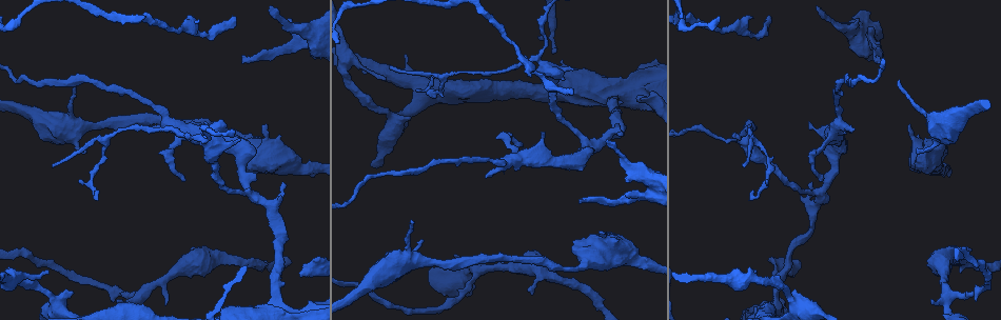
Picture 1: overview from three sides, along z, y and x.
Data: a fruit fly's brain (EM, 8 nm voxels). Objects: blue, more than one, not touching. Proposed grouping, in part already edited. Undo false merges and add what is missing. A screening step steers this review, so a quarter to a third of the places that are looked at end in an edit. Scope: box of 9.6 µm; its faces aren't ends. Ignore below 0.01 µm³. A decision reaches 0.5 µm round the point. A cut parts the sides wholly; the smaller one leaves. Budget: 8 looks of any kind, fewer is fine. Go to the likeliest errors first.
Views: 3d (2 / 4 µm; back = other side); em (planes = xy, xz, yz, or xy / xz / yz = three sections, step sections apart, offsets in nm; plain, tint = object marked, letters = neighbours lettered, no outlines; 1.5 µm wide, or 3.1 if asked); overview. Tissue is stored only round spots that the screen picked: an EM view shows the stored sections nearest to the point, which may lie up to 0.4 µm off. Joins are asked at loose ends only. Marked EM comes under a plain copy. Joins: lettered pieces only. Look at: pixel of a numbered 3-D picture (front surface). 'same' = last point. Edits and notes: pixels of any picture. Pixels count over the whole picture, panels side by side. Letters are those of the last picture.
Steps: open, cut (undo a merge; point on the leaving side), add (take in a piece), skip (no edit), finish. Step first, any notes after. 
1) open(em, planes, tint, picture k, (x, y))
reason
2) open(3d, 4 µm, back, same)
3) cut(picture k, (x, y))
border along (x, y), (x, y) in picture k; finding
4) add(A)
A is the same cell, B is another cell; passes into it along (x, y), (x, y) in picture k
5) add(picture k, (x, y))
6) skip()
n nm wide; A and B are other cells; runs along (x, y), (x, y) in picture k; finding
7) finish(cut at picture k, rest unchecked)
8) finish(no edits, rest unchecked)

open(em, planes, letters, picture 1, (771, 21))
branch stops here

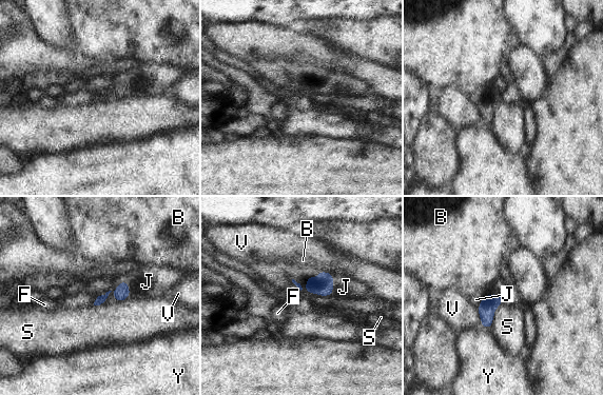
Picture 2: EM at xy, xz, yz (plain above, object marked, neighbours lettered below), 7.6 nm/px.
add(J)
100 nm wide; J touches over 220 nm; J is the same cell, B, F, S, V and Y are other cells; the neuron continues

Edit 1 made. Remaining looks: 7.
open(overview)
redraw

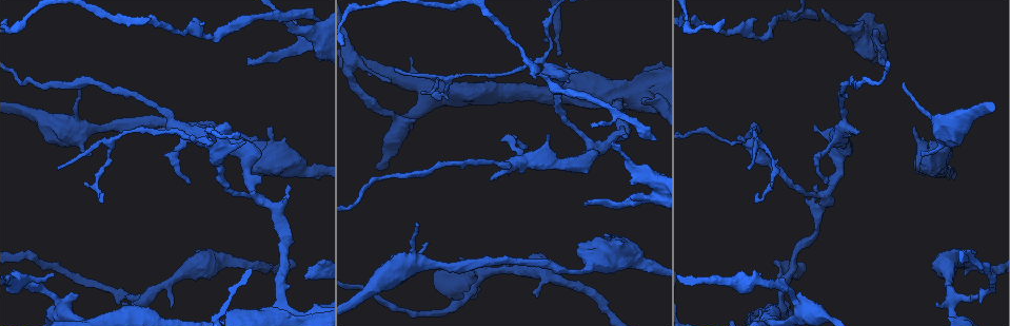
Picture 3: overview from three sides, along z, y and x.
open(3d, 4 µm, picture 3, (427, 244))
free end

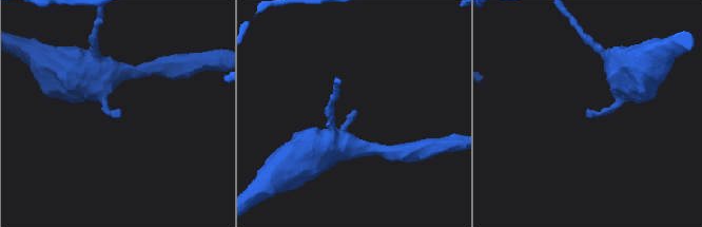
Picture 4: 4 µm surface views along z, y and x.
open(em, xz, step 4, letters, picture 4, (356, 111))

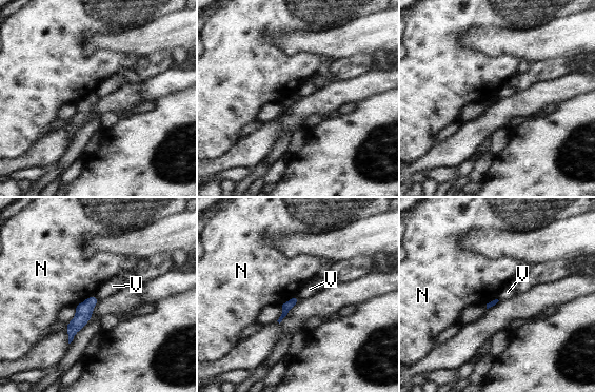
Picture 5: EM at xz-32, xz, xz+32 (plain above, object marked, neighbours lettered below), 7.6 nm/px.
skip()
N and V are other cells; border along (94, 295), (99, 299) in picture 5; no lettered piece goes on from it

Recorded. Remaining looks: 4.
open(em, yz, step 8, tint, picture 3, (536, 297))
branch stops here

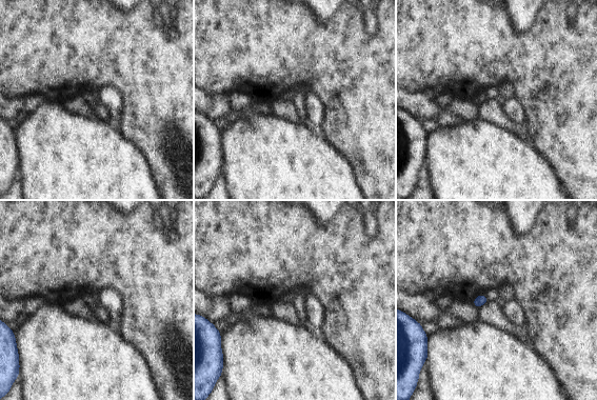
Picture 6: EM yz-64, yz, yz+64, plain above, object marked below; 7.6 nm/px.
open(em, planes, tint, same)
cut it another way

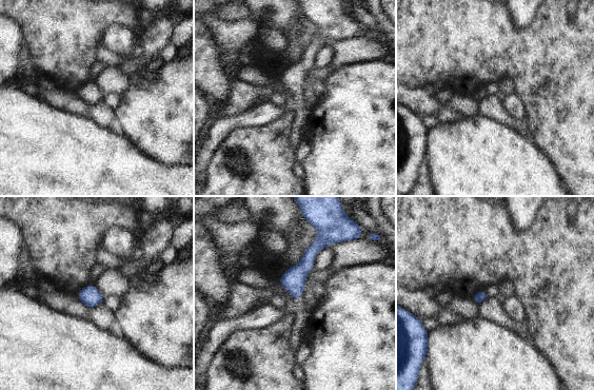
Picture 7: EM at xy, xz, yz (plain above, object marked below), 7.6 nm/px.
open(em, planes, letters, same)
see the neighbours

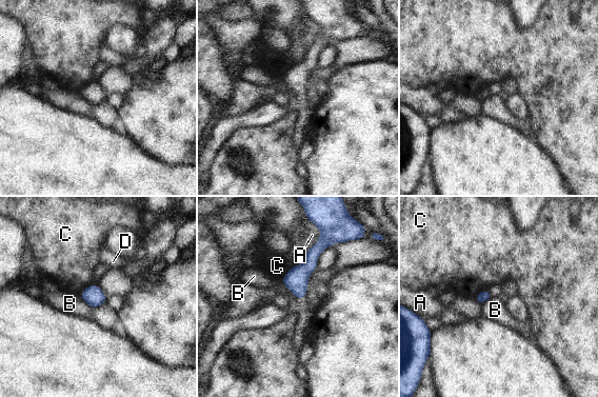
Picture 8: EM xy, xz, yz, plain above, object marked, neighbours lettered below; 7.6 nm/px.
skip()
A, B, C and D are other cells; runs along (322, 239), (298, 276), (298, 296) in picture 8; no lettered piece goes on from it

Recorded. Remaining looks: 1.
finish(add at picture 2, rest unchecked)

